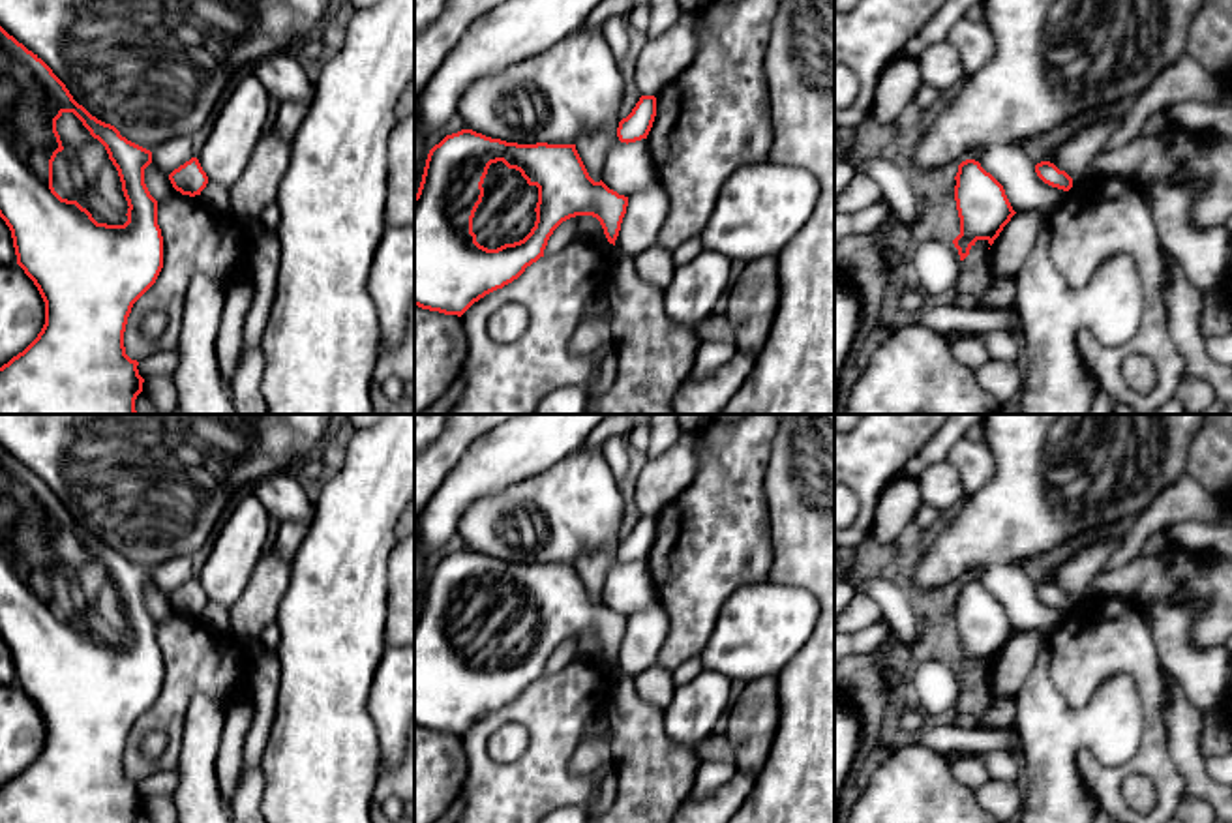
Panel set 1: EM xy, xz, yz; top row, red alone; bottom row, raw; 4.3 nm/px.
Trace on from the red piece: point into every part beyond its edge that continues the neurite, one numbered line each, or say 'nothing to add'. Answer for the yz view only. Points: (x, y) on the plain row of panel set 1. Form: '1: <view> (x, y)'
nothing to add

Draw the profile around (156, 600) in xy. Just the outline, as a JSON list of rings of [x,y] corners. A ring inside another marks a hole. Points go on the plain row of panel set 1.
[[[154,581],[144,589],[144,604],[158,622],[167,622],[174,613],[169,594],[165,594]]]

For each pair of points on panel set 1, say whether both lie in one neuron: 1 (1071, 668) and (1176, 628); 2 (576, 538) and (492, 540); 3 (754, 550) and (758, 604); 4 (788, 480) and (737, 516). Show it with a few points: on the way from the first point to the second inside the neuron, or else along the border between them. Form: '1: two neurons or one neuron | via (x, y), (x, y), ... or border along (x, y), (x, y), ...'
1: two neurons | border along (1142, 608), (1157, 657), (1171, 677)
2: one neuron | via (550, 512), (539, 501), (512, 501), (499, 514)
3: two neurons | border along (767, 580), (756, 585), (741, 585), (721, 610)
4: two neurons | border along (771, 452), (766, 477), (769, 538)

